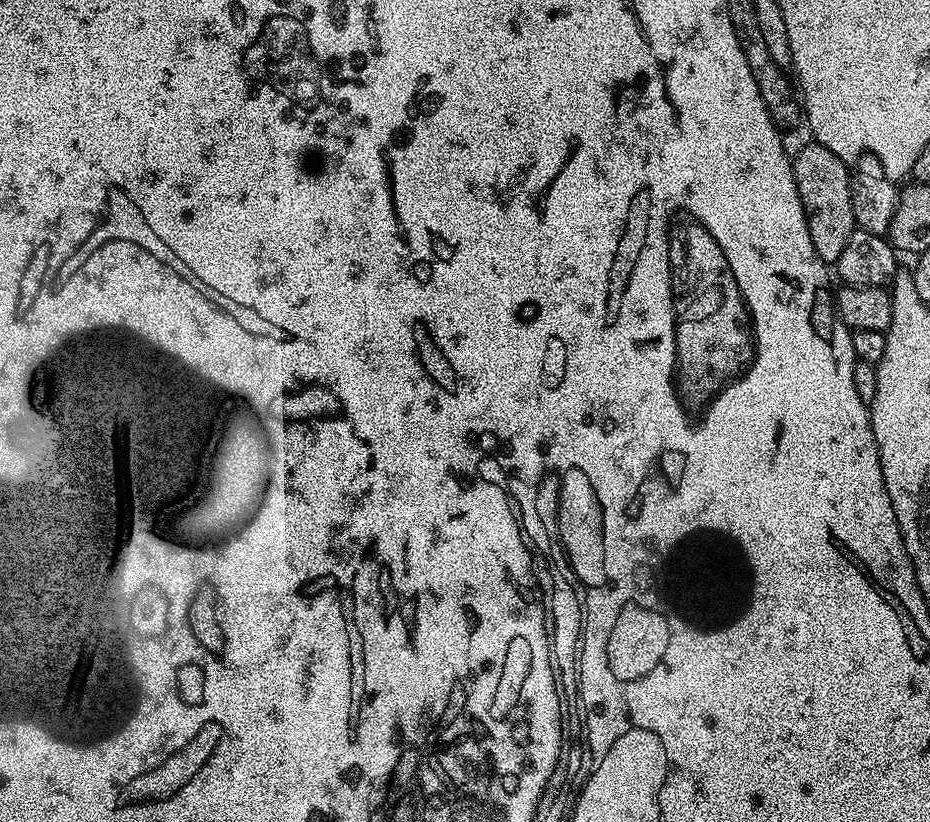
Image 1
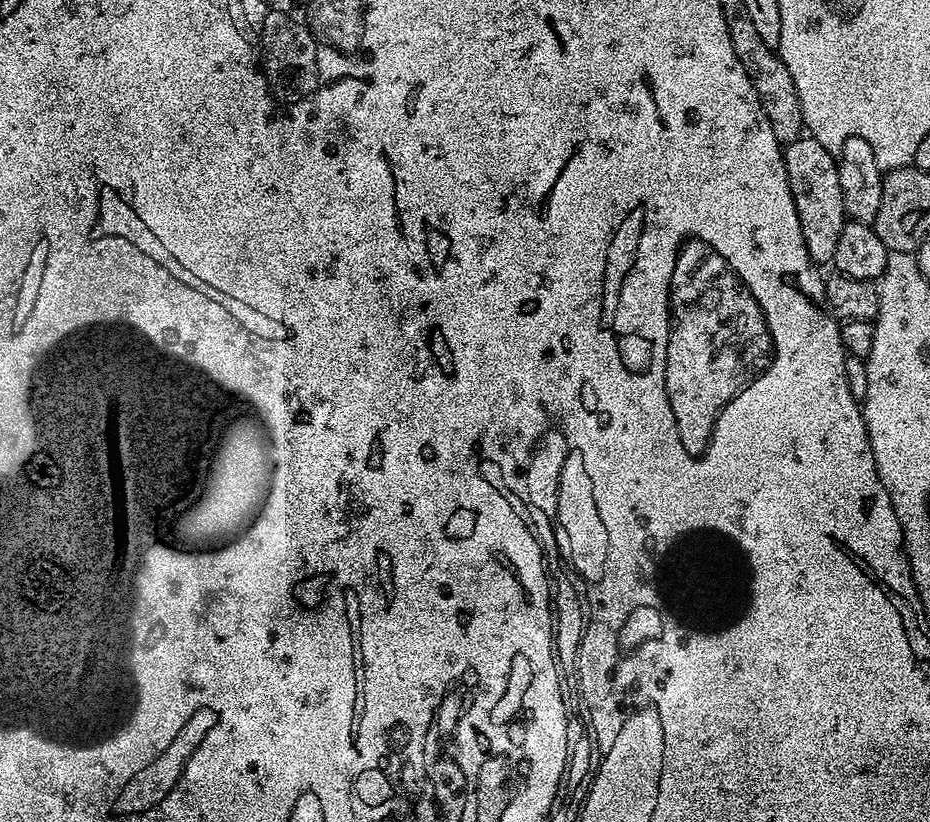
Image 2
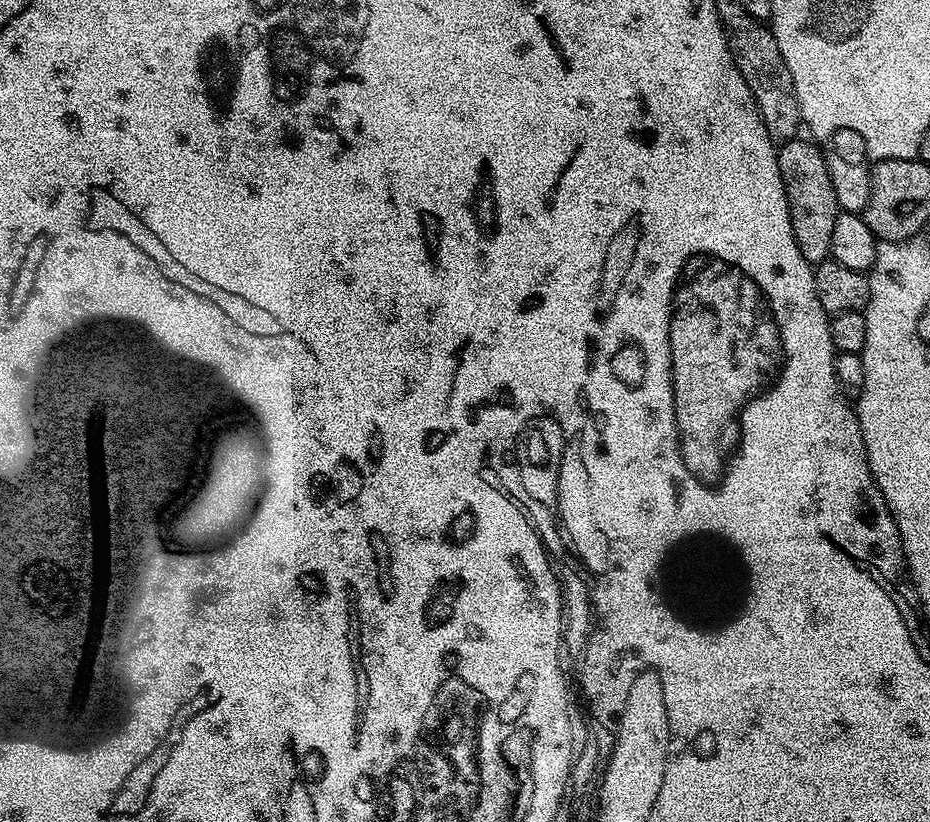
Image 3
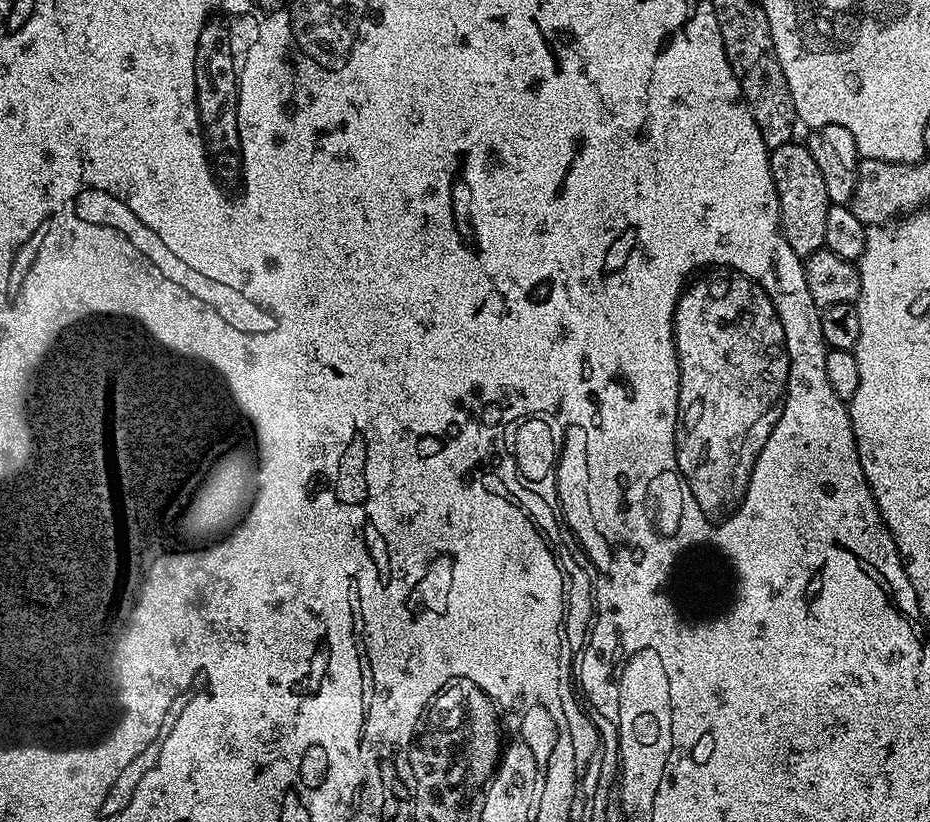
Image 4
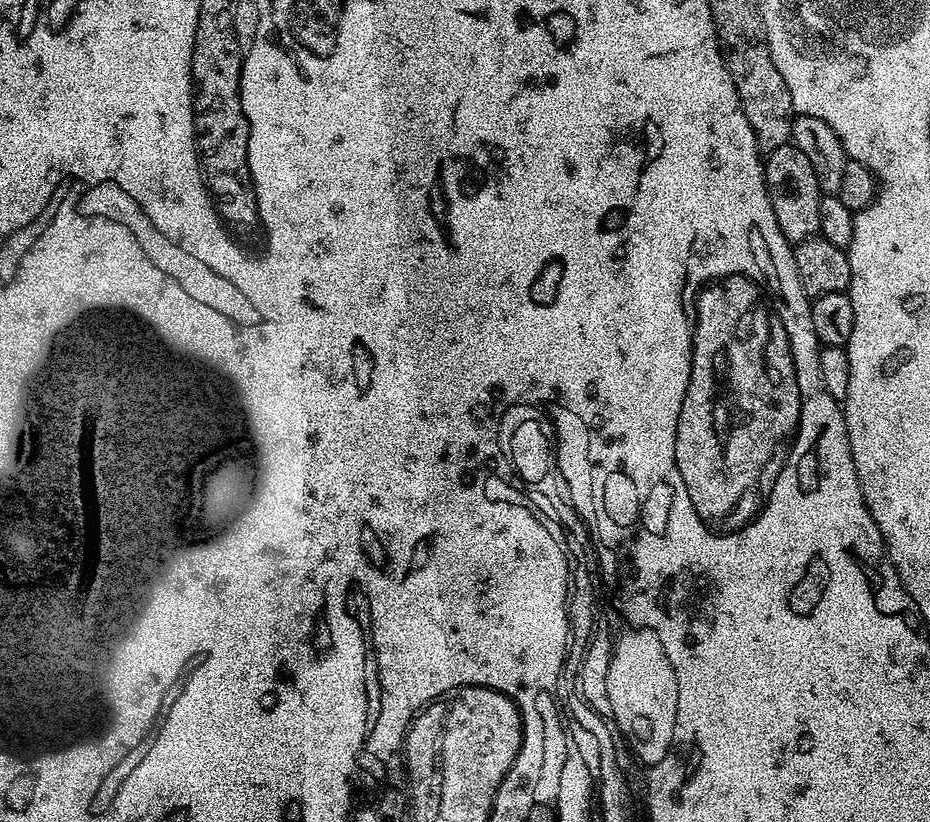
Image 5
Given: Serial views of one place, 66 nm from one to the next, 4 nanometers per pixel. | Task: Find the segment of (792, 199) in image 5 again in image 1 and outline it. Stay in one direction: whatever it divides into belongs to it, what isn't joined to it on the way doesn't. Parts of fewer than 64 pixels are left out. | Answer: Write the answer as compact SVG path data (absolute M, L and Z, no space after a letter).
M815 142L807 143L791 157L792 173L802 198L806 226L810 226L810 242L814 242L818 258L834 266L838 258L842 258L842 250L846 242L850 242L850 234L857 231L852 205L852 177L849 165L838 154L834 154L834 150L826 150L826 146Z

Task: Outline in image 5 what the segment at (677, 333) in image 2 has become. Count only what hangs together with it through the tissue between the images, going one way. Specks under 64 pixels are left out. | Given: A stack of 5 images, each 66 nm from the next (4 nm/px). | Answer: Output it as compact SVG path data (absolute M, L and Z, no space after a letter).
M726 276L701 288L700 295L696 298L696 315L692 329L690 382L686 386L686 398L682 398L682 410L678 414L674 458L678 474L682 474L686 494L690 494L690 502L694 502L698 518L702 518L702 522L710 530L710 535L716 536L716 540L728 540L728 536L744 536L744 532L748 532L752 524L760 524L760 520L764 520L764 512L768 512L768 504L772 504L772 492L776 492L776 484L780 484L784 468L792 464L792 452L796 452L796 444L800 444L800 428L804 428L804 388L800 388L796 348L792 348L792 332L788 332L788 324L782 324L778 318L768 291L757 280L748 276Z

